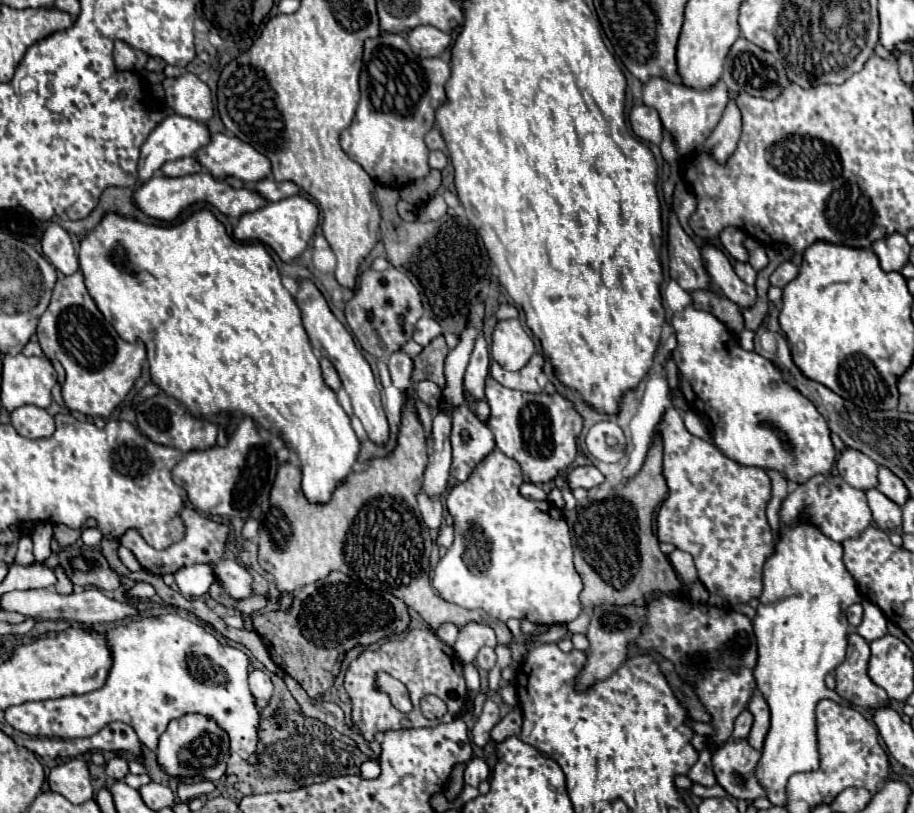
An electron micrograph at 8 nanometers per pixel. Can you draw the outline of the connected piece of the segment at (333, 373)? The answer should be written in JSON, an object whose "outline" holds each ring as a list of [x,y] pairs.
{"outline":[[[319,358],[319,360],[321,360],[321,370],[323,370],[323,378],[325,378],[325,382],[337,392],[337,390],[341,388],[341,380],[339,380],[337,370],[333,368],[333,364],[331,364],[327,358]]]}

